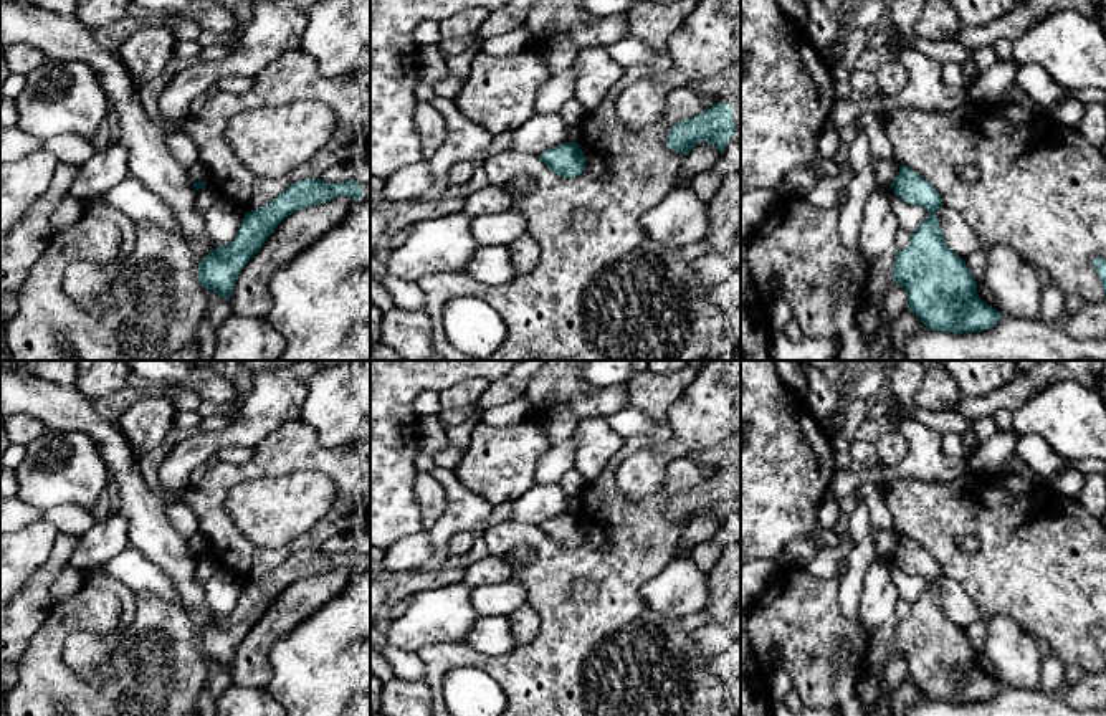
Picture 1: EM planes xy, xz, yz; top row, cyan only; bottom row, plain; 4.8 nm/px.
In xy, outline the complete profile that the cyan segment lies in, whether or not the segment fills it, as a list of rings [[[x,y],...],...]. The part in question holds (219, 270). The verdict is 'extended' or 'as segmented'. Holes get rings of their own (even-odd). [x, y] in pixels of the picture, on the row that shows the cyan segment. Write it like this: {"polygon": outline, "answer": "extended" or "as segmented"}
{"polygon": [[[304,179],[291,184],[274,200],[246,212],[233,241],[212,250],[198,265],[198,281],[205,289],[230,299],[235,281],[246,263],[261,250],[274,228],[293,212],[347,195],[362,198],[362,187],[352,179],[327,184],[322,179]]], "answer": "as segmented"}

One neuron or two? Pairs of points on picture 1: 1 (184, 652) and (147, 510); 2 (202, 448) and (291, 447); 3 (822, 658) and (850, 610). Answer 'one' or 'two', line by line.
1: two
2: two
3: two

